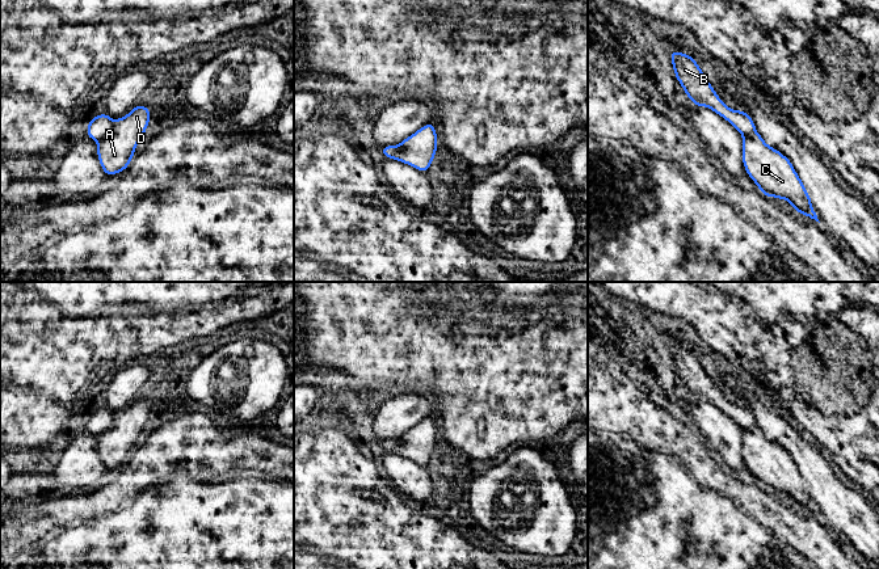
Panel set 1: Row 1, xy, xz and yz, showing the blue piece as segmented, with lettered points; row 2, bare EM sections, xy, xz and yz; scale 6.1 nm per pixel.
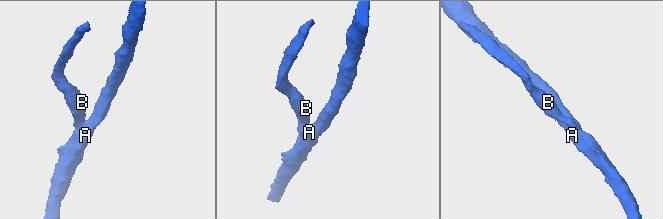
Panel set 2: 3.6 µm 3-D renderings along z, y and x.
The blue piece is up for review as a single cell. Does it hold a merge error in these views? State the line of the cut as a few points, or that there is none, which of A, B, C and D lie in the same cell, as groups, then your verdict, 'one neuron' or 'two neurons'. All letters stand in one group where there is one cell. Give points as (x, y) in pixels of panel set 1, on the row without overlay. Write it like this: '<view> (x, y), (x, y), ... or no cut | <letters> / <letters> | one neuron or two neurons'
xy (116, 414), (112, 424), (100, 434) | A C D / B | two neurons

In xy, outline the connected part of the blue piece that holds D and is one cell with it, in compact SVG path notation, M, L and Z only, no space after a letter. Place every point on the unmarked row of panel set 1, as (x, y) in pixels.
M135 399L129 408L117 413L110 427L96 438L97 451L106 471L126 464L146 427L150 408L147 400Z

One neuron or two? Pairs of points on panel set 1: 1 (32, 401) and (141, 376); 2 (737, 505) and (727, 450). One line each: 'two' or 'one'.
1: two
2: two

